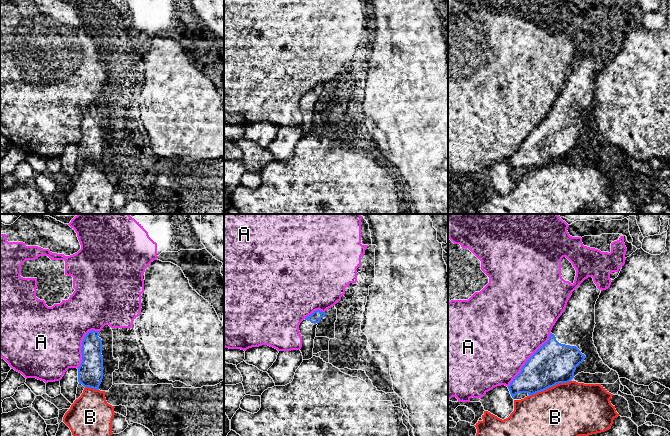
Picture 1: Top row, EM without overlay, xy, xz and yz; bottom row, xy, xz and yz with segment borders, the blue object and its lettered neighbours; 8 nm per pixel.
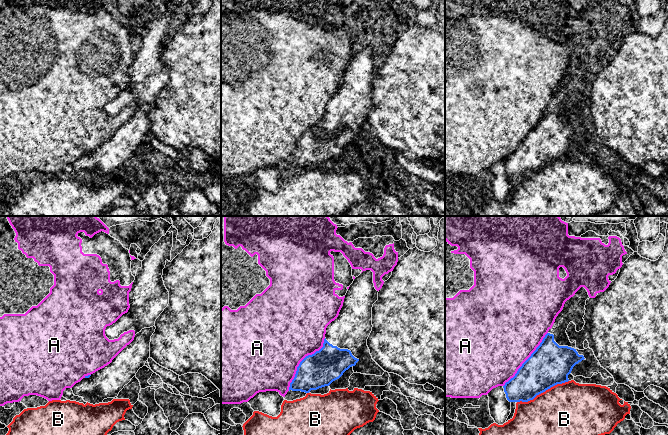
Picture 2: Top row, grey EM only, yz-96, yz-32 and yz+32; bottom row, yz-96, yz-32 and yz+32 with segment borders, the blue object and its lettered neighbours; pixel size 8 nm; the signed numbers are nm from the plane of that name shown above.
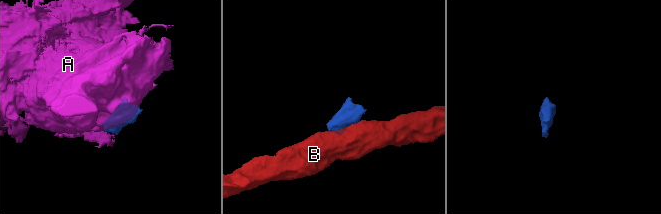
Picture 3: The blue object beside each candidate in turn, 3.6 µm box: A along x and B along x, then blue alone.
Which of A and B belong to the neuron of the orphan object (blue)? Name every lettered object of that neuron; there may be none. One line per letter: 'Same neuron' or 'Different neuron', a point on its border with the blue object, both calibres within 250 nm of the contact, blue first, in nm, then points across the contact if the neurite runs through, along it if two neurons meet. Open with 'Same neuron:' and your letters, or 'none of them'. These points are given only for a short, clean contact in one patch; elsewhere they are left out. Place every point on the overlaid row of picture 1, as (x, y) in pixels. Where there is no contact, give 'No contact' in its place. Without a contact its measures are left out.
Same neuron: none of them
A: Different neuron. Touches blue at yz (527, 360). Thickness 340 nm (blue) against 500 nm
B: Different neuron. Touches blue at yz (549, 387). Thickness 340 nm (blue) against 440 nm. Boundary: yz (570, 380), (564, 383), (556, 383), (529, 396)

